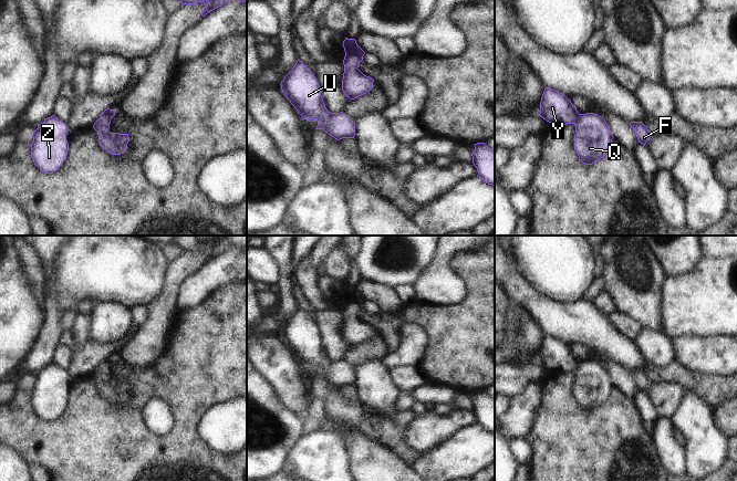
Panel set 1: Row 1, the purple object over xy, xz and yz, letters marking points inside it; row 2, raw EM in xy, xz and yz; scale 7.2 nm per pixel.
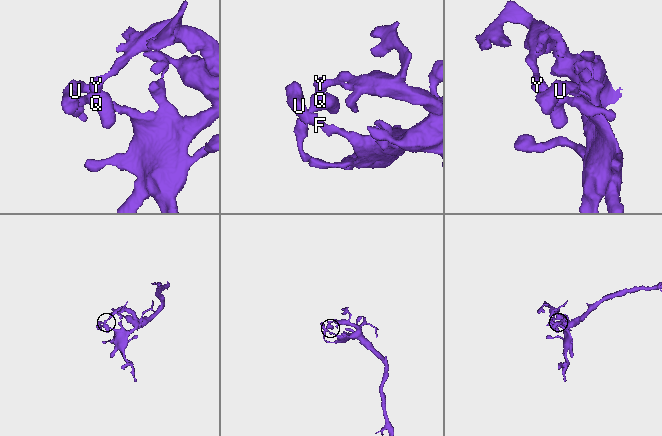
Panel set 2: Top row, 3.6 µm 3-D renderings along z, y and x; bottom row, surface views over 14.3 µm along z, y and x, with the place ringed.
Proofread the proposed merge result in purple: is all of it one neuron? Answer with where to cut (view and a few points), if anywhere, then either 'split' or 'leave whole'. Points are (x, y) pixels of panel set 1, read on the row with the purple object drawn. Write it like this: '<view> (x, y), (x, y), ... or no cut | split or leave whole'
no cut | leave whole

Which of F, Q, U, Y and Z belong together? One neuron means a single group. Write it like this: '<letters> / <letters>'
F Q U Y Z

